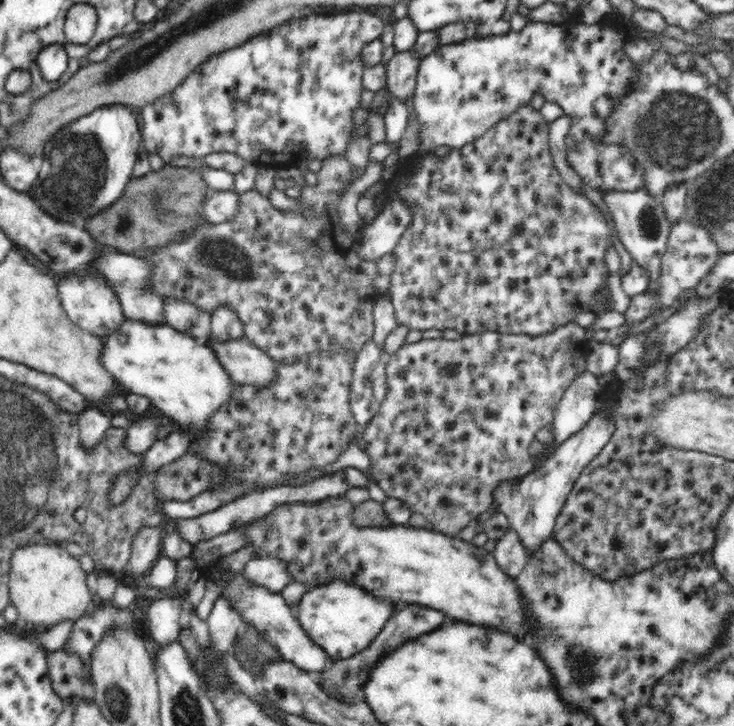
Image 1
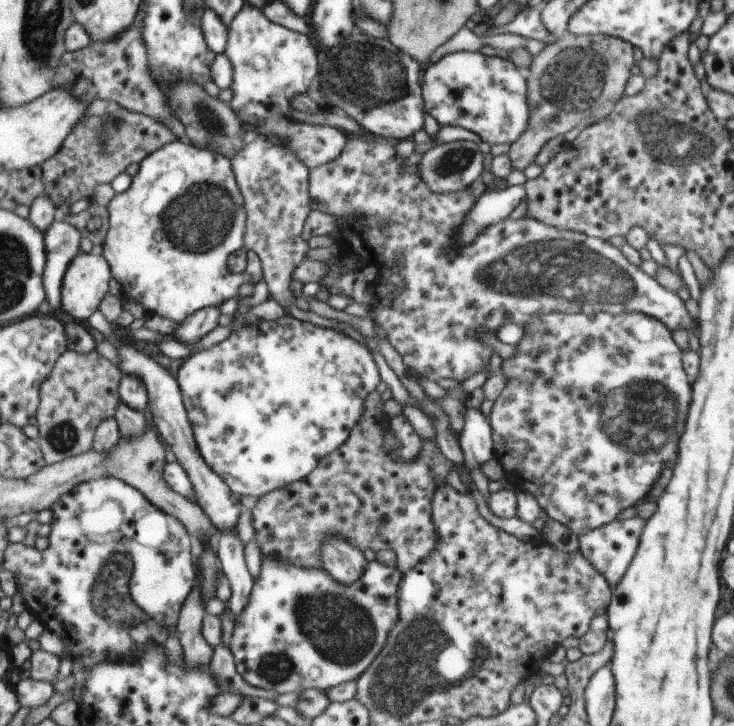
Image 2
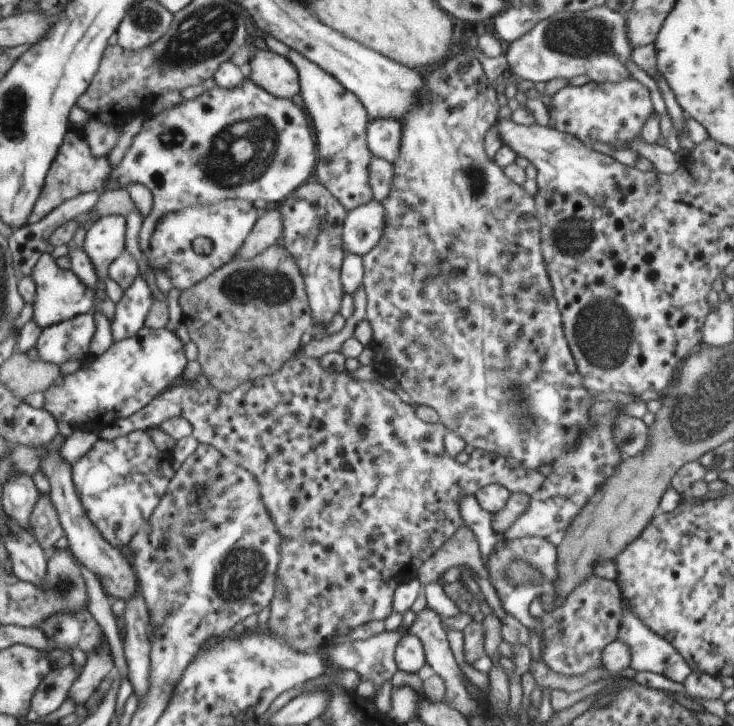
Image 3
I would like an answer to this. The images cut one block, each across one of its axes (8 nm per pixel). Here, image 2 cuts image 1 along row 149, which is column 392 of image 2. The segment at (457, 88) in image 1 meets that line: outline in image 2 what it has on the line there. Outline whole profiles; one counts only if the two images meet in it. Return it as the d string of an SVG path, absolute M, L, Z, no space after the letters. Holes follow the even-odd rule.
M399 414L390 422L390 430L400 442L400 448L396 449L396 458L404 460L404 462L414 462L414 458L418 458L420 448L422 448L422 438L418 432L414 430L414 426L408 422L408 418L404 414ZM275 555L265 557L248 604L235 619L230 640L229 649L238 672L250 686L274 690L278 694L304 688L327 691L357 680L386 646L389 632L399 623L399 584L404 580L404 573L397 566L390 567L376 559L368 561L367 571L358 582L344 586L325 569L286 564Z

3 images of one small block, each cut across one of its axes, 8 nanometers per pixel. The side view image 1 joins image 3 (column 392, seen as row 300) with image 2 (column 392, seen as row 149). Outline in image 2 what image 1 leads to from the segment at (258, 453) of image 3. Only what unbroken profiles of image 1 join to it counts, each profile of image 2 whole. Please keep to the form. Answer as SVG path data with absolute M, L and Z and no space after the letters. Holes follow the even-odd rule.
M372 396L372 400L368 400L368 416L360 420L356 436L352 436L352 440L348 440L348 444L344 444L344 448L340 448L336 456L330 456L331 461L324 460L324 464L319 464L306 478L258 498L250 513L255 530L253 540L258 542L262 556L275 555L286 564L322 569L320 552L323 551L324 538L342 536L349 545L359 548L360 552L368 549L375 553L384 552L384 549L394 550L400 572L408 572L436 548L438 534L431 518L432 494L438 484L434 478L446 478L454 464L444 456L435 440L424 440L418 458L414 458L414 462L410 464L398 460L394 452L392 456L388 456L382 450L382 422L378 420L382 416L380 404L380 396Z

